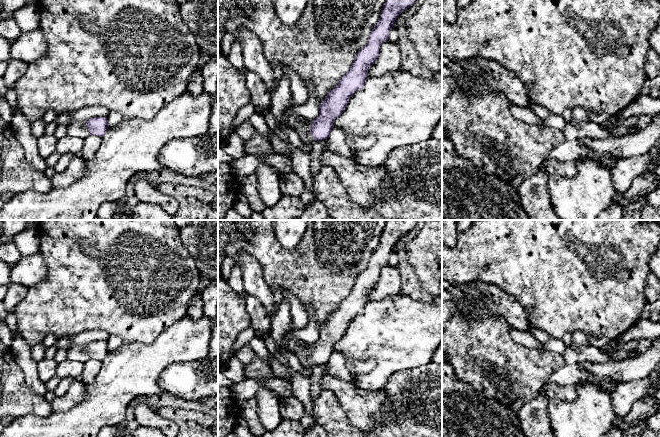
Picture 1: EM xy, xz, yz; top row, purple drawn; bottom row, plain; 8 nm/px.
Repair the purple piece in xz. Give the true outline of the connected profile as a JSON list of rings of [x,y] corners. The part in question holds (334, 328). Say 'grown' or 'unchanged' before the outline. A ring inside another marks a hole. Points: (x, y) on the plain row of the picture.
grown | [[[386,221],[380,242],[372,253],[366,269],[356,278],[350,293],[328,316],[320,329],[319,339],[314,344],[306,344],[297,338],[287,340],[287,350],[294,353],[301,362],[303,371],[300,375],[307,377],[312,374],[315,365],[325,364],[329,361],[334,352],[335,343],[344,336],[350,321],[364,311],[367,296],[379,280],[380,270],[388,265],[396,242],[409,232],[417,221]]]

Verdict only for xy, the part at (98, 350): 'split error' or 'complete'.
split error

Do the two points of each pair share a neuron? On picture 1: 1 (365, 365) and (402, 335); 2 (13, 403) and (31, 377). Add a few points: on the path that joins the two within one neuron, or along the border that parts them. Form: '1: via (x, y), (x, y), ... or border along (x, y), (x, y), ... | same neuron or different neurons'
1: border along (348, 359), (372, 359), (375, 365) | different neurons
2: border along (16, 362), (26, 384), (43, 396) | different neurons

